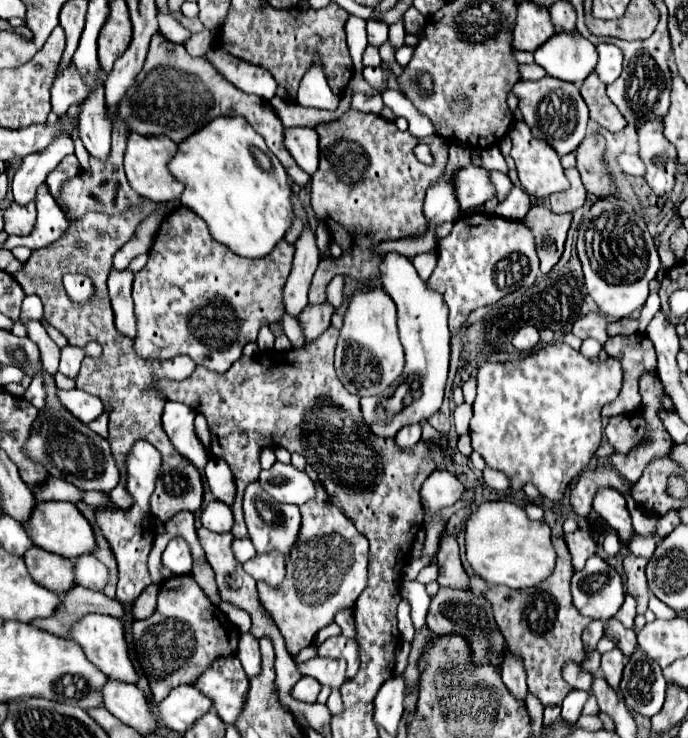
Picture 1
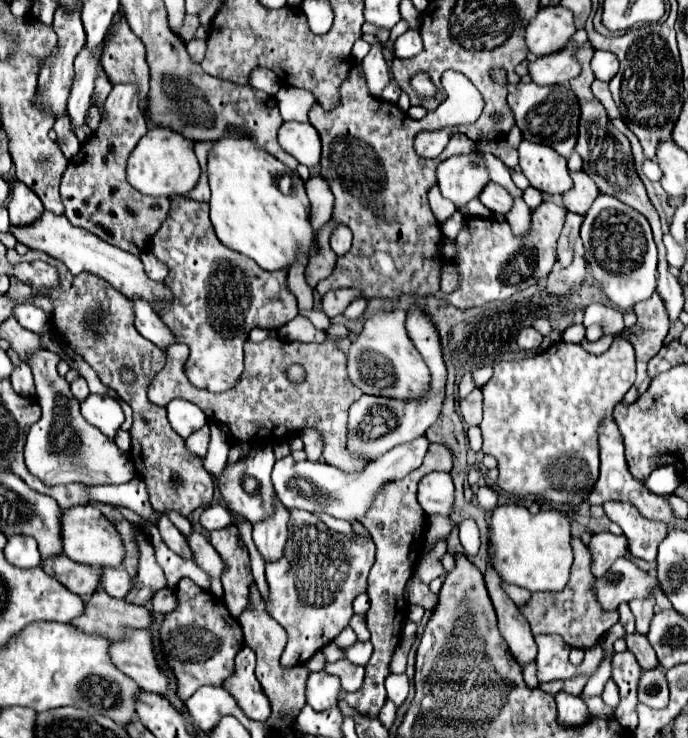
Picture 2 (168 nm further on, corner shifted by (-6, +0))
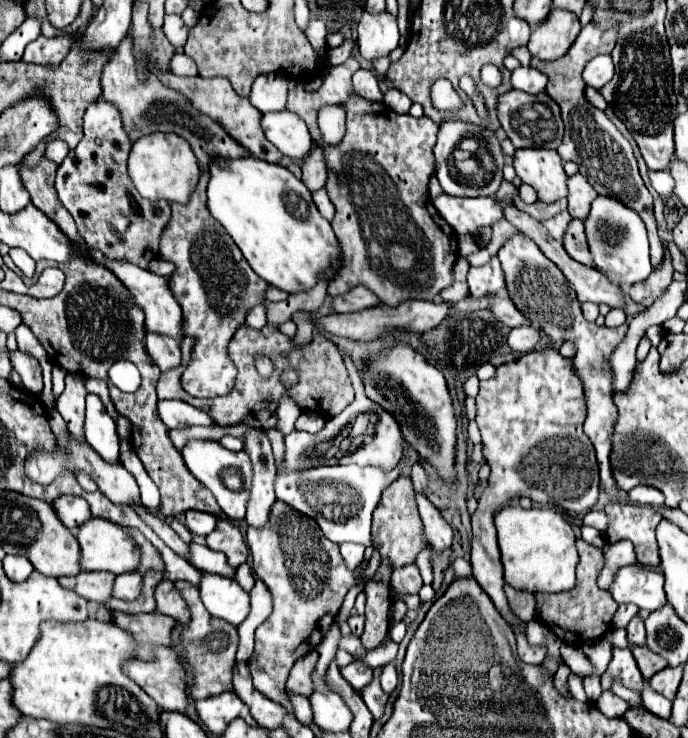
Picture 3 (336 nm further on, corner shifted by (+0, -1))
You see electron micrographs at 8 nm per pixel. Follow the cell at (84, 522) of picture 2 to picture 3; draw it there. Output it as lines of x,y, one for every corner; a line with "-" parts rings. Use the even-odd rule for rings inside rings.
91,517
89,521
77,527
75,537
81,547
79,565
83,571
109,571
119,575
137,569
137,545
133,545
133,537
129,537
123,527
99,517

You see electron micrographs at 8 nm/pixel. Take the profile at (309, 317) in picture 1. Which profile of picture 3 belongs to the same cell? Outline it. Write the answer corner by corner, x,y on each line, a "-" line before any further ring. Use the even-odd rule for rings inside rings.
357,285
351,291
333,297
333,311
335,313
351,313
351,311
361,311
367,307
375,307
381,305
381,301
377,301
377,297
373,293
369,293
369,289

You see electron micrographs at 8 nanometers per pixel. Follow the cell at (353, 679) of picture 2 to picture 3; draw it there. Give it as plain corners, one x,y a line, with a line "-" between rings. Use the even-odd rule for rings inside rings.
353,661
347,667
341,667
341,675
345,677
345,681
355,689
361,691
365,685
371,683
373,679
373,669
361,661

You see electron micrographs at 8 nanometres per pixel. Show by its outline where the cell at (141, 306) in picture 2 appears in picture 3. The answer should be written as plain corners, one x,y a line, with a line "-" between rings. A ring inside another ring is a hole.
147,331
145,339
147,339
147,353
159,365
161,371
179,365
181,351
175,339
169,339
167,335
159,335
153,331

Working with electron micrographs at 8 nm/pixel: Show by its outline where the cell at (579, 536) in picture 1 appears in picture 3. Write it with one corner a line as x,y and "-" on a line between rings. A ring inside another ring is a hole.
617,541
617,543
607,543
603,547
603,555
605,555
605,565
599,571
599,579
597,585
601,589
607,589
615,577
615,571
625,567
625,565
633,565
637,563
635,559
635,551
633,545
629,541

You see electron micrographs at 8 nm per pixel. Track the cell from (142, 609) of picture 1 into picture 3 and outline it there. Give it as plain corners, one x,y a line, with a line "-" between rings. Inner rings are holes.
163,579
161,585
157,585
155,599
157,599
157,611
159,613
169,615
169,617
173,617
179,623
189,621
189,609
185,605
183,597
175,593
173,583
169,579

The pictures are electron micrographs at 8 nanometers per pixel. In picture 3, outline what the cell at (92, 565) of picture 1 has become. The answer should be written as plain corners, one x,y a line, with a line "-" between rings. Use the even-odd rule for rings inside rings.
123,573
121,577
115,577
113,583
113,597
133,601
141,593
141,575
139,573

